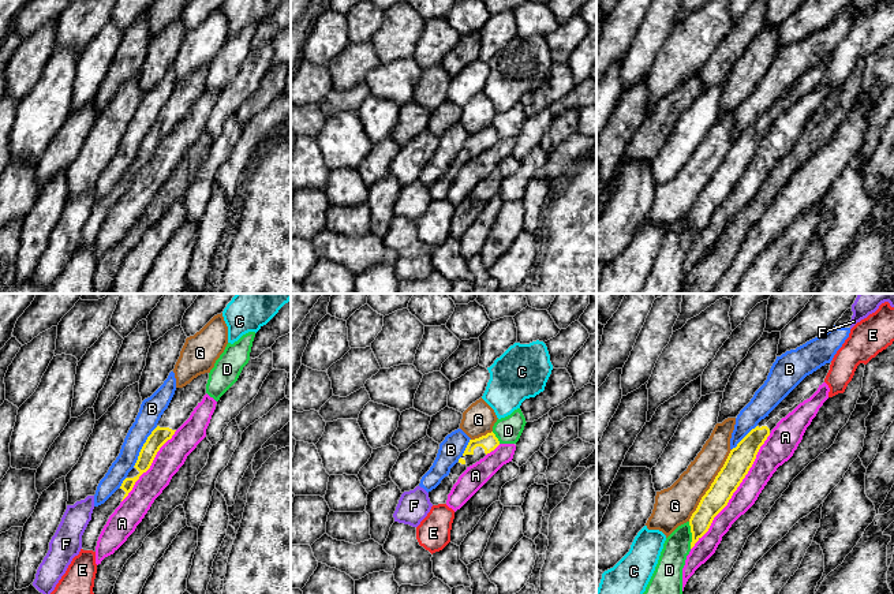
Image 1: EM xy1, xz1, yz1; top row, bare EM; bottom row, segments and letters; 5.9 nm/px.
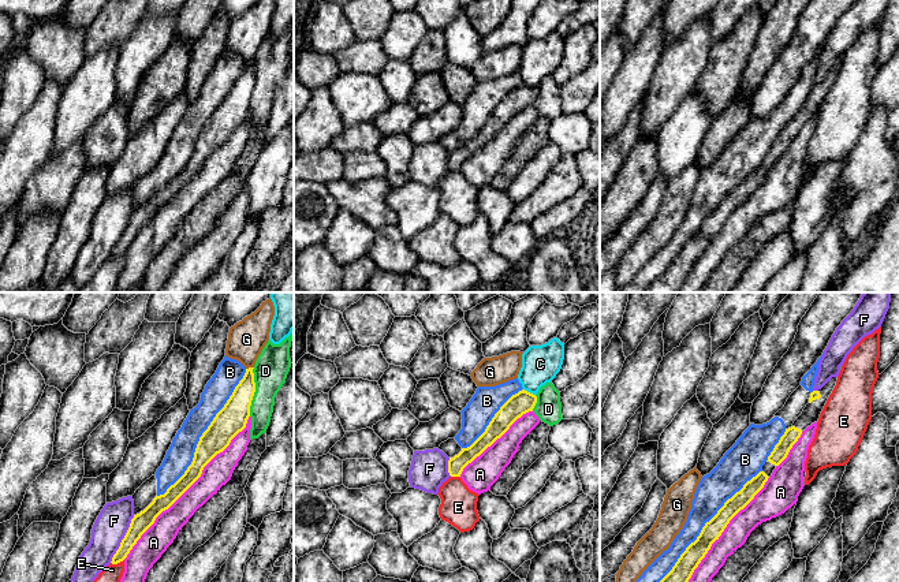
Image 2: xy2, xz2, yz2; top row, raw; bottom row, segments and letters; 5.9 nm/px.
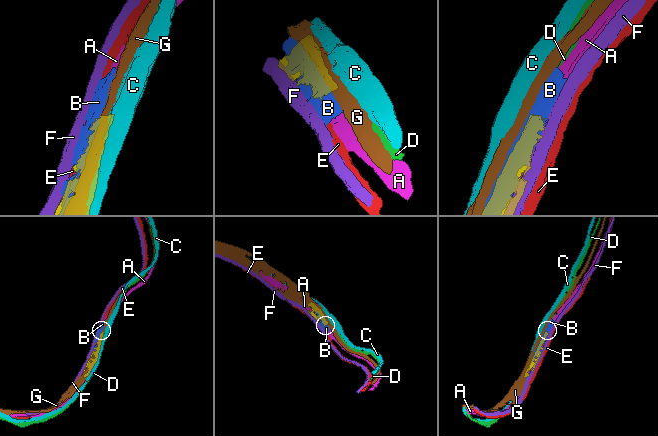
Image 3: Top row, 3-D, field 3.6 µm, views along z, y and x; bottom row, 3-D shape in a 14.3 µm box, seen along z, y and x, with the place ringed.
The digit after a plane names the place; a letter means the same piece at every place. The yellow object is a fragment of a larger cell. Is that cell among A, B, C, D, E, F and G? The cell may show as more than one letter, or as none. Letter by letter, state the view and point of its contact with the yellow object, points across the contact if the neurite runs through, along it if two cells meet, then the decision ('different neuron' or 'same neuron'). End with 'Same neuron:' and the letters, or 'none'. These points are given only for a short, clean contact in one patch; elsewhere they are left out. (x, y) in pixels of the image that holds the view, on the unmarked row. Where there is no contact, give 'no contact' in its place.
A: contact xy2 (187, 182); different neuron
B: contact yz2 (701, 226); different neuron
C: contact xz2 (529, 86); different neuron
D: contact xy2 (254, 85); different neuron
E: contact xy2 (116, 257); different neuron
F: contact xy2 (123, 232); different neuron
G: contact yz1 (711, 179); different neuron
Same neuron: none

